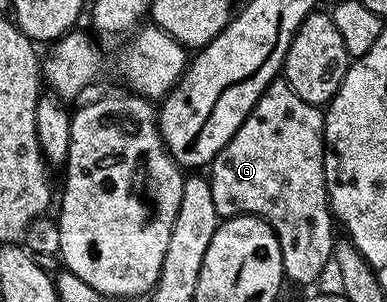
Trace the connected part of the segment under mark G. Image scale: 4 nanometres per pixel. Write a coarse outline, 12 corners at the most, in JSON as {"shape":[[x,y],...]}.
{"shape":[[268,84],[210,166],[217,218],[268,221],[284,276],[334,257],[324,113]]}

